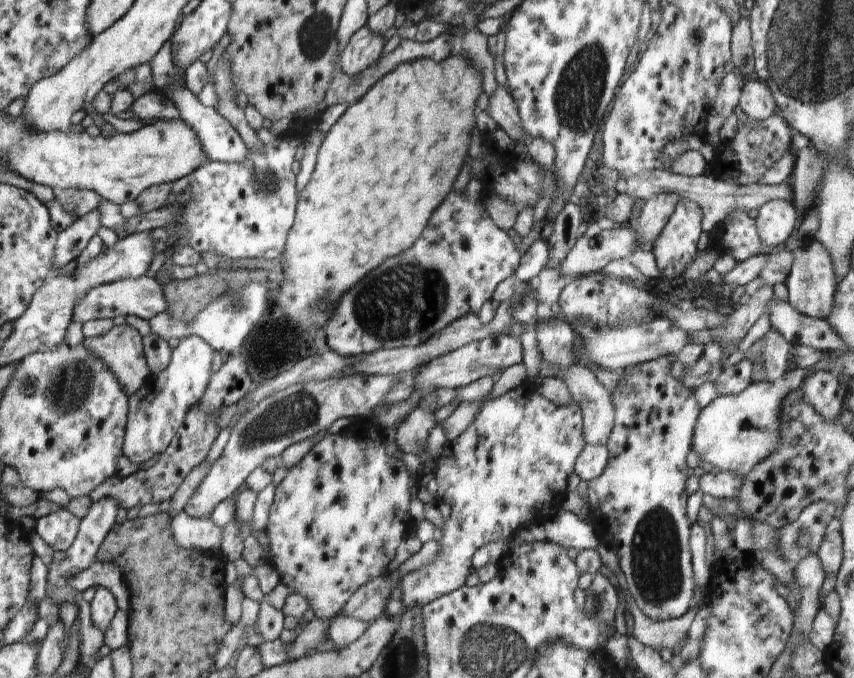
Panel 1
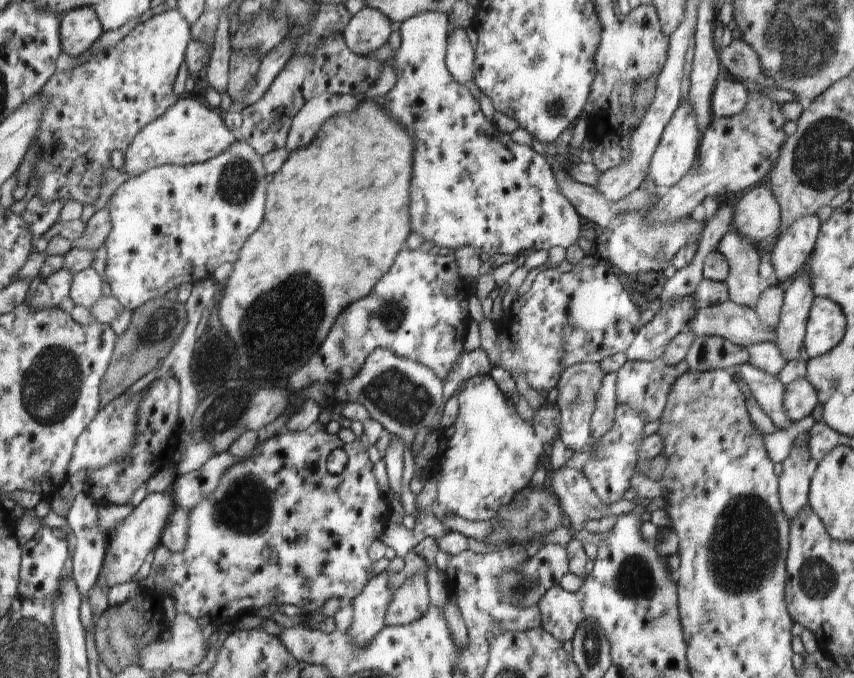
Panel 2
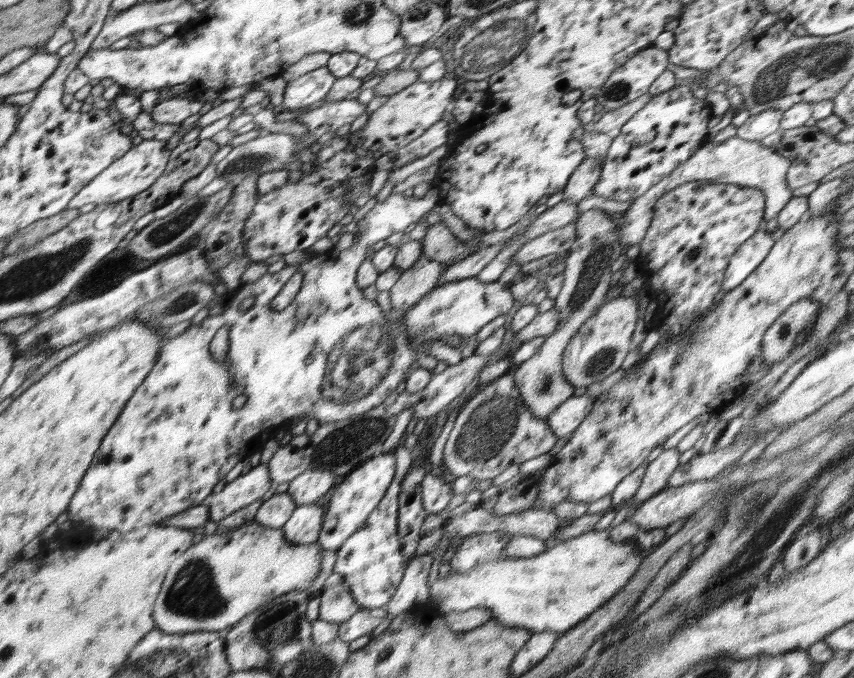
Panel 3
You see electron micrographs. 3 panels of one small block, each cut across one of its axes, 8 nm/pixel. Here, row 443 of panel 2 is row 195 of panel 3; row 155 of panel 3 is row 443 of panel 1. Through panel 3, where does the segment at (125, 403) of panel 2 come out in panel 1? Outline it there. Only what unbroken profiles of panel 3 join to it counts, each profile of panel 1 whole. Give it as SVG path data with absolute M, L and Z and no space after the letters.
M196 334L180 339L172 351L166 370L162 370L158 376L150 374L148 380L128 400L124 454L139 469L150 468L148 462L154 457L158 458L176 436L176 430L182 426L187 409L198 402L208 386L213 372L212 358L214 349Z

